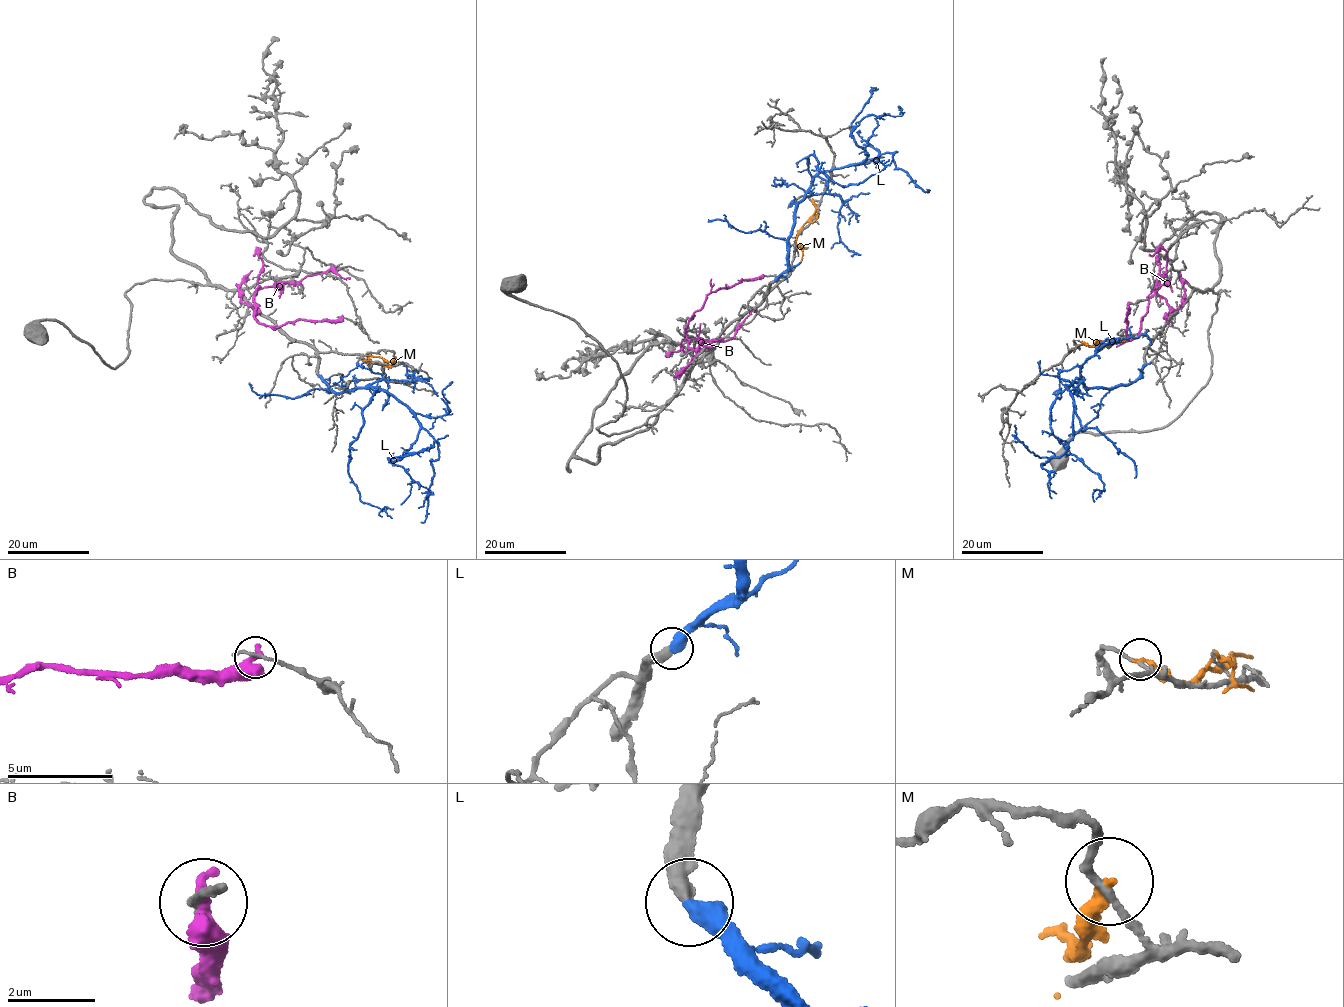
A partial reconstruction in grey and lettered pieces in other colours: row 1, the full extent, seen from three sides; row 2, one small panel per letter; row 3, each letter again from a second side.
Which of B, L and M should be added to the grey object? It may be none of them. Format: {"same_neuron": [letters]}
{"same_neuron": ["L"]}

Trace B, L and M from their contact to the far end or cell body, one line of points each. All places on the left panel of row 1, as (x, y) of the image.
B: (342, 317), (270, 327), (253, 317), (254, 294), (257, 288), (296, 284), (331, 269), (350, 279)
L: (318, 375), (330, 392), (367, 386), (387, 392), (419, 422), (417, 440), (389, 460), (432, 492), (418, 507)
M: (395, 356), (392, 364), (368, 355), (365, 356), (368, 360), (361, 360)

